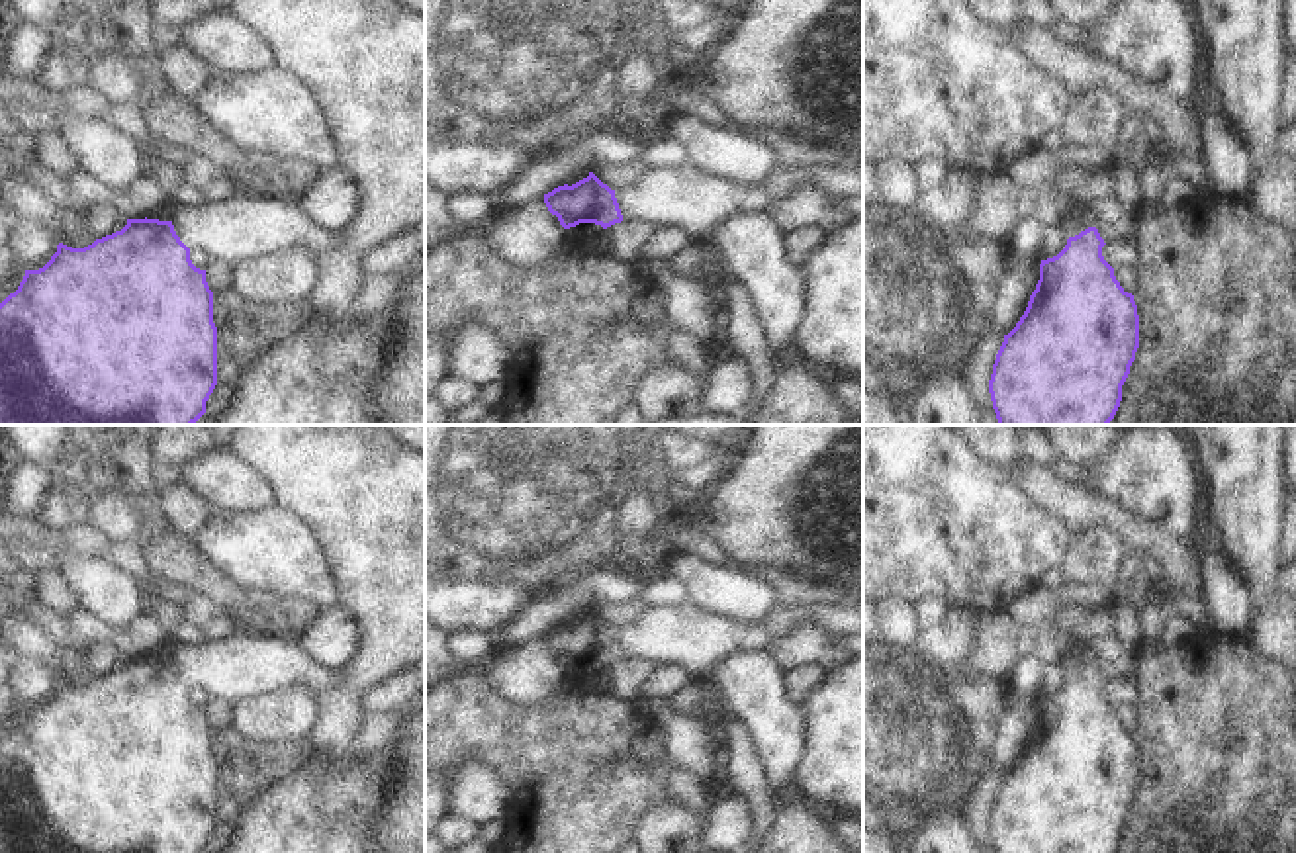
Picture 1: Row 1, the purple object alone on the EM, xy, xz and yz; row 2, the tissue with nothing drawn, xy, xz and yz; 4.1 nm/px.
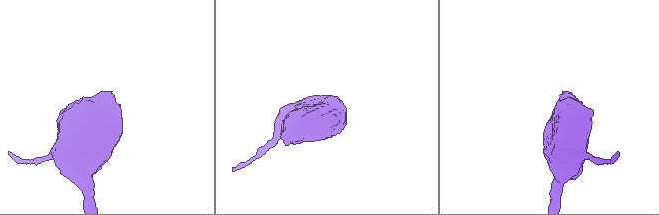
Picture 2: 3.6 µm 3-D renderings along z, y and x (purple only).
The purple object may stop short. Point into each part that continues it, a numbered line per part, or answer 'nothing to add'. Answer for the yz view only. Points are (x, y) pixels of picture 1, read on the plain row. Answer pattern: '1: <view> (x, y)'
1: yz (1081, 656)

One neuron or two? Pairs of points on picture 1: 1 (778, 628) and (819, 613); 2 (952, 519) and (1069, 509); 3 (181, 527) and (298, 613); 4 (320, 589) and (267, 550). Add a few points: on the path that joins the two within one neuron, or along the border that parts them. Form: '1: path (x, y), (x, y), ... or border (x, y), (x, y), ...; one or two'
1: path (787, 619), (809, 613); one
2: border (1015, 482), (1034, 501), (1058, 515), (1075, 535); two
3: border (171, 533), (185, 540); two
4: path (306, 578), (280, 556); one

